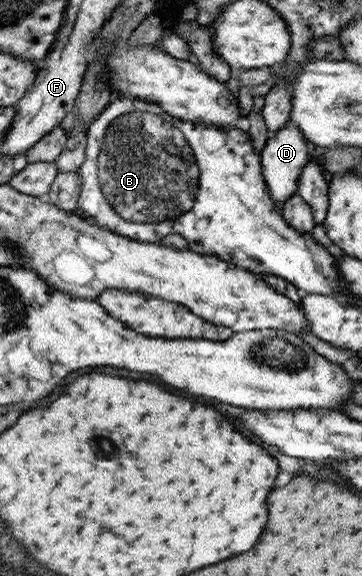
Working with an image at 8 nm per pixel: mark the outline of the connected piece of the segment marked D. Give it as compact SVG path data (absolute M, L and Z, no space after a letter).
M291 120L277 132L271 134L262 150L263 178L267 182L267 190L271 192L271 200L279 211L283 209L283 202L298 192L299 176L306 168L309 156L307 155L307 138Z

